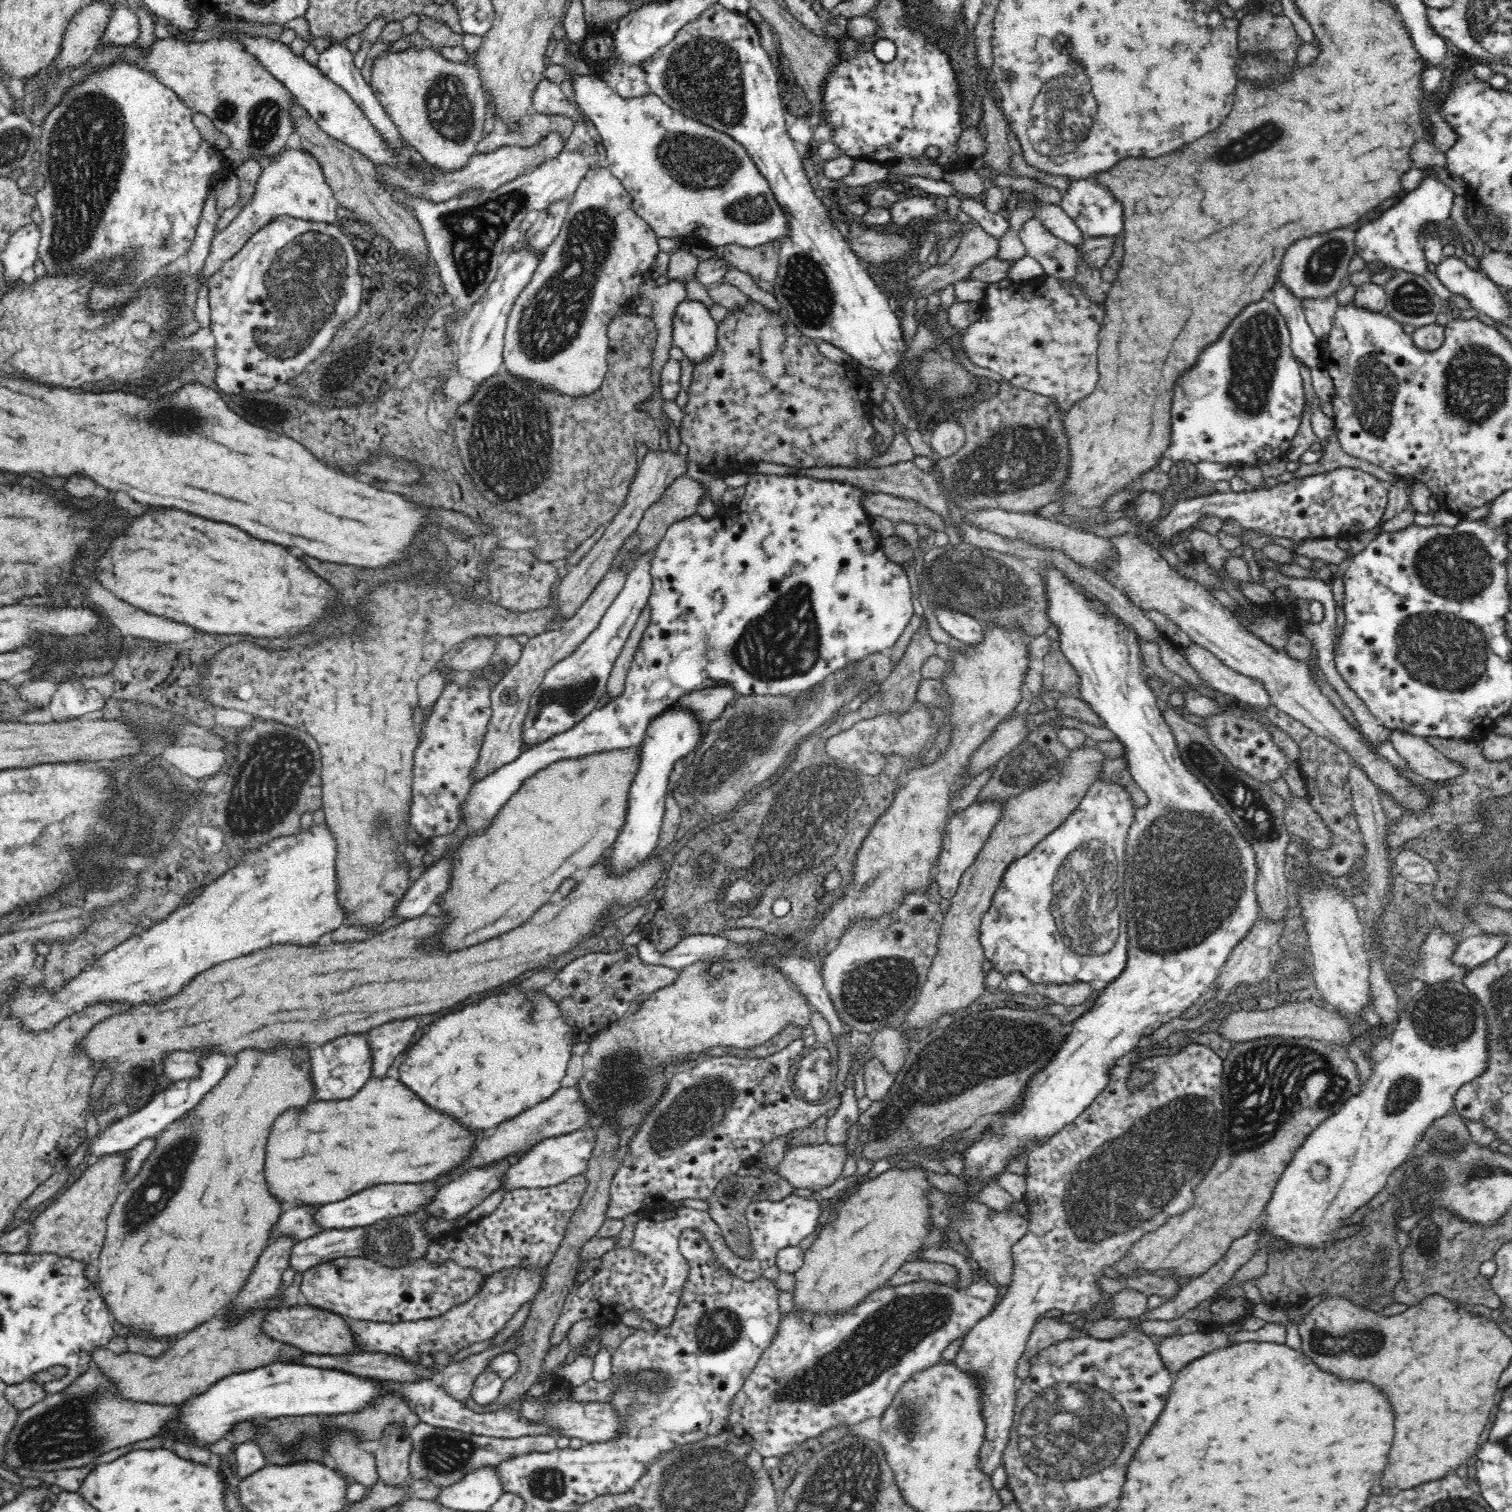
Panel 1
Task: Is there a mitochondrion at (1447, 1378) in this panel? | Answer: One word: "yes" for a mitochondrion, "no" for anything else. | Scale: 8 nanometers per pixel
no

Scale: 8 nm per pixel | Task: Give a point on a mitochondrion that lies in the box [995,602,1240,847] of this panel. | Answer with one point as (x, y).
(1031, 770)

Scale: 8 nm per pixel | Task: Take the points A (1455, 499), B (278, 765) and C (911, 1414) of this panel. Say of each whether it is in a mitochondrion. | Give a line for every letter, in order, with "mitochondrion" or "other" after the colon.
A: other
B: mitochondrion
C: mitochondrion

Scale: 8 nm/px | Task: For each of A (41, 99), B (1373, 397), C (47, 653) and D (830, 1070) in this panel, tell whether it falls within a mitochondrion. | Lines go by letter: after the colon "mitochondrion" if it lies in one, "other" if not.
A: mitochondrion
B: mitochondrion
C: other
D: other

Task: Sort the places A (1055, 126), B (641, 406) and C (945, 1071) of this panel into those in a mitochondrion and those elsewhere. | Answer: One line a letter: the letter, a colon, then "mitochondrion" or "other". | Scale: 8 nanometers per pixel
A: mitochondrion
B: other
C: mitochondrion

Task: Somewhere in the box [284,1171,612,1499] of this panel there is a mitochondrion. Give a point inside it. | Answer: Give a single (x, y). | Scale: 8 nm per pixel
(441, 1456)

